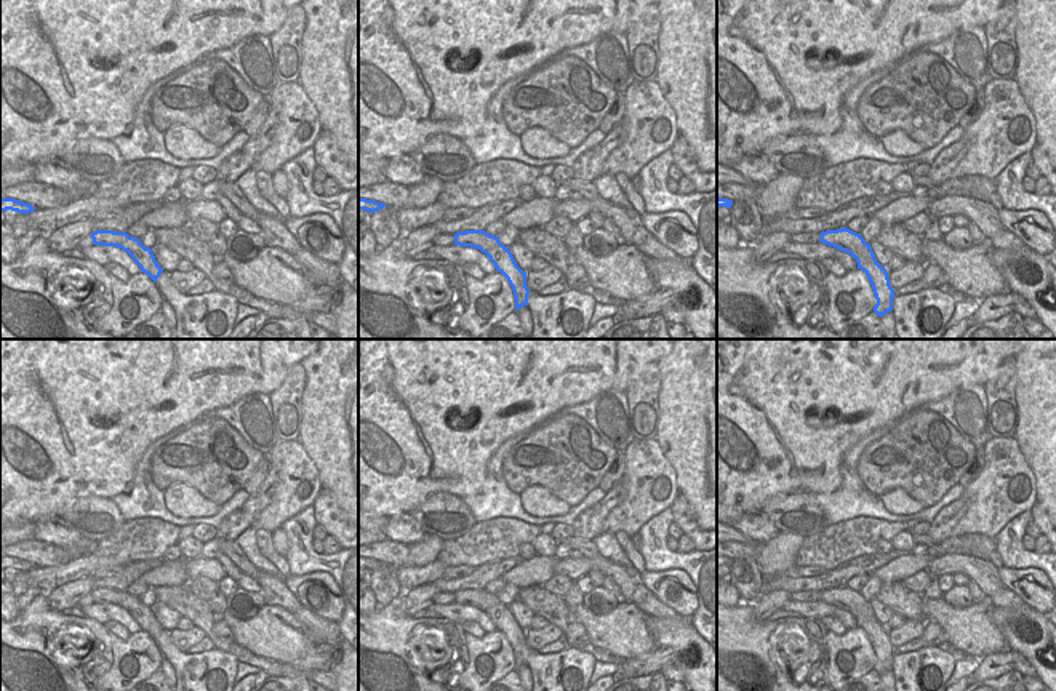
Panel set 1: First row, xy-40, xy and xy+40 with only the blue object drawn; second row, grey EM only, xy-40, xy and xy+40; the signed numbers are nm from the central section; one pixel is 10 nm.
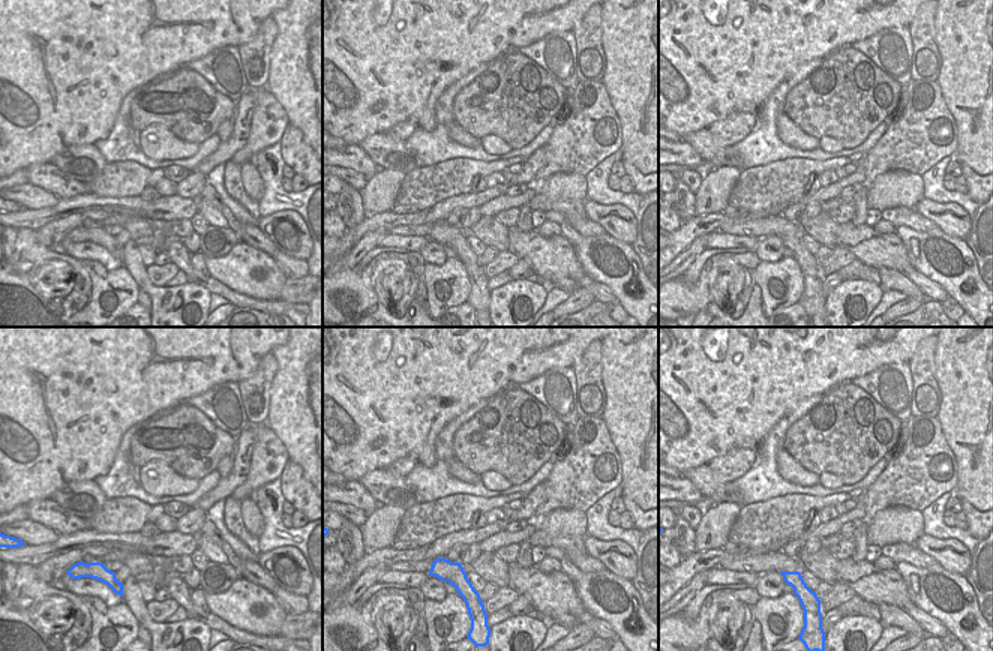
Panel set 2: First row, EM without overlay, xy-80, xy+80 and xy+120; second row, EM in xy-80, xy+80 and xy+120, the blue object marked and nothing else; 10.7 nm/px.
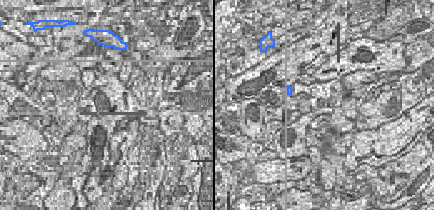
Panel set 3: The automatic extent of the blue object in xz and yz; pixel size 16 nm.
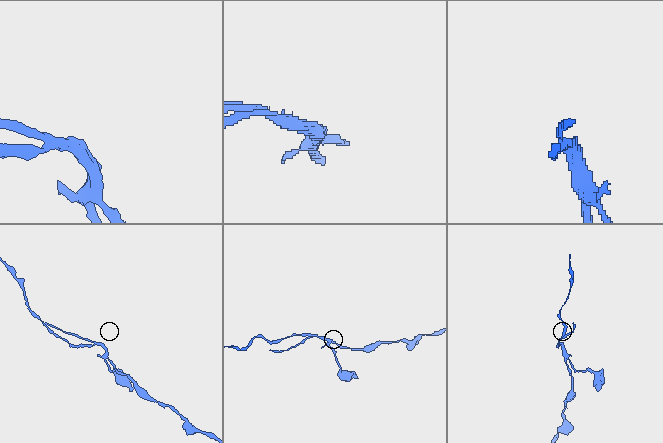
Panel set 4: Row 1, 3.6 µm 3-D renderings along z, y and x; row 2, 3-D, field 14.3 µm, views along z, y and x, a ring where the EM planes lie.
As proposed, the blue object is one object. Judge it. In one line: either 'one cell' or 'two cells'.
two cells

